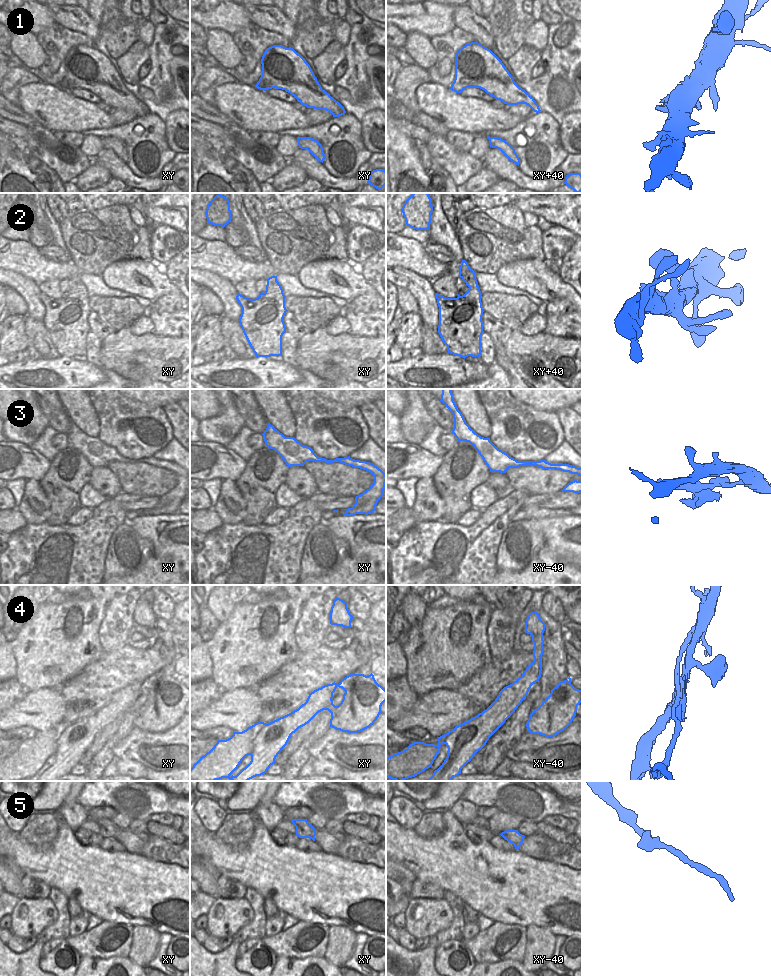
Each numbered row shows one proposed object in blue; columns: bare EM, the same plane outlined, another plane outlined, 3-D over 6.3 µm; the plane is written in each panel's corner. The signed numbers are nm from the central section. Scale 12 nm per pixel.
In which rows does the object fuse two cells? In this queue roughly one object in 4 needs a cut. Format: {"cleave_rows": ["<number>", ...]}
{"cleave_rows": ["4"]}

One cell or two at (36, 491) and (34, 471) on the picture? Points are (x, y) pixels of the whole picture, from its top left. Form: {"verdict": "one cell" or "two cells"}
{"verdict": "two cells"}

